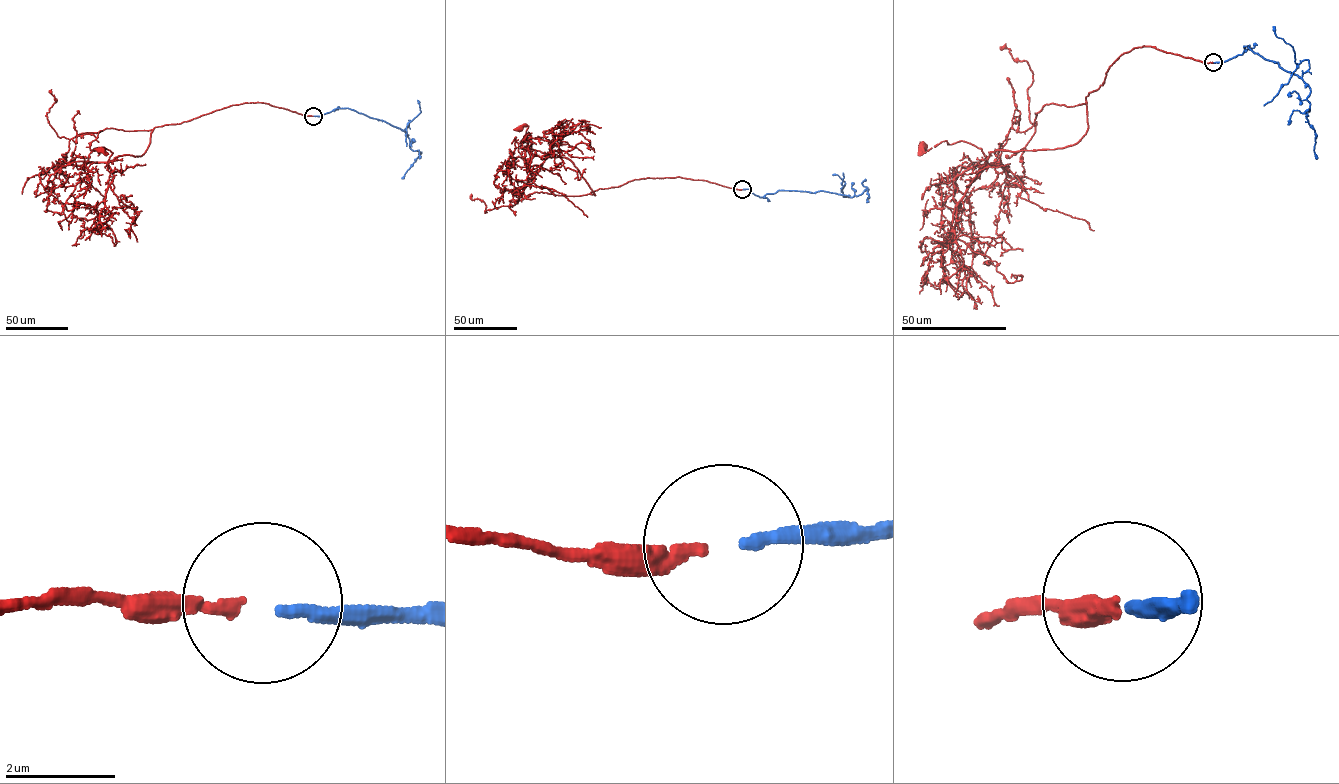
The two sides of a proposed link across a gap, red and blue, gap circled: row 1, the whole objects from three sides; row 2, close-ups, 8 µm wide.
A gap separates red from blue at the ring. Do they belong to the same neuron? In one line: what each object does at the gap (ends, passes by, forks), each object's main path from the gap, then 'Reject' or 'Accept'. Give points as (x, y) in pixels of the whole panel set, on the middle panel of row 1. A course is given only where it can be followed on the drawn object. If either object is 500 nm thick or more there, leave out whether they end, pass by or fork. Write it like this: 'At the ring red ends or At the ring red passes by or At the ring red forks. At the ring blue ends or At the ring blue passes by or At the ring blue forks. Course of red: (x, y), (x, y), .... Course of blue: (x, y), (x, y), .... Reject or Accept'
At the ring red ends. At the ring blue ends. Course of red: (742, 189), (676, 177), (634, 179), (591, 194), (595, 195), (570, 160), (521, 149), (528, 127), (519, 128). Course of blue: (743, 189), (749, 189), (760, 197), (779, 190), (822, 191), (853, 197), (866, 189), (867, 202). Accept

